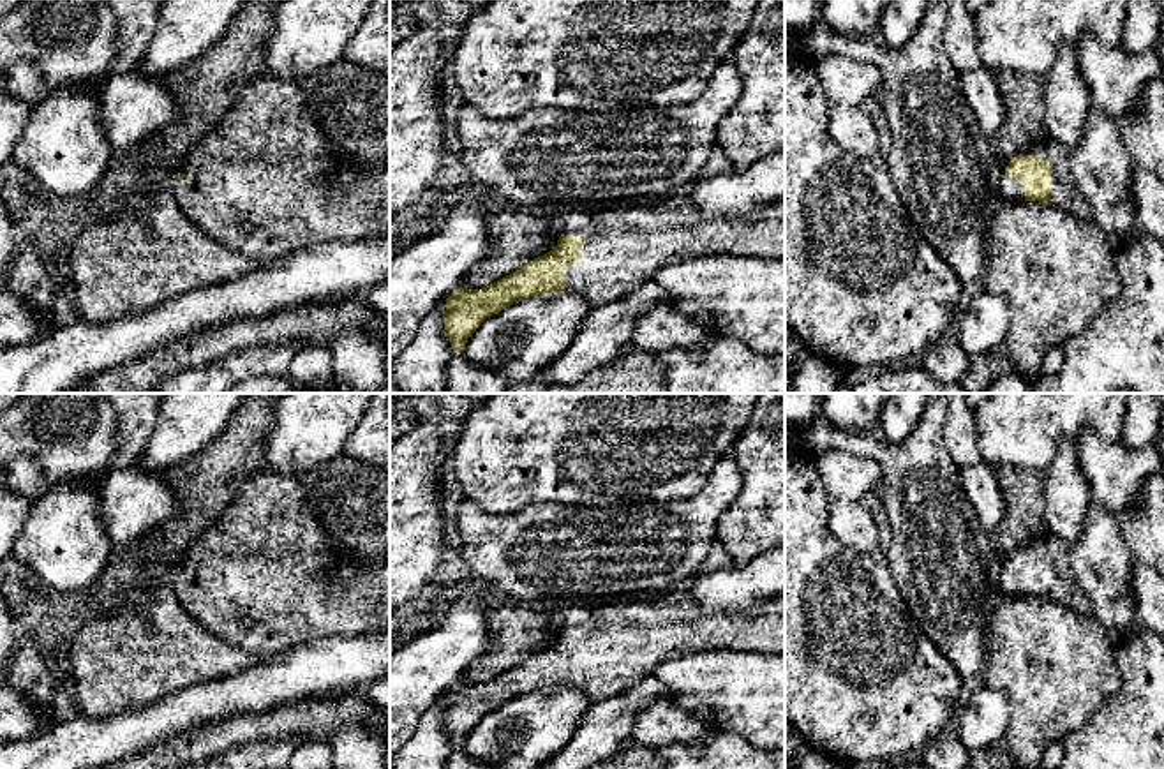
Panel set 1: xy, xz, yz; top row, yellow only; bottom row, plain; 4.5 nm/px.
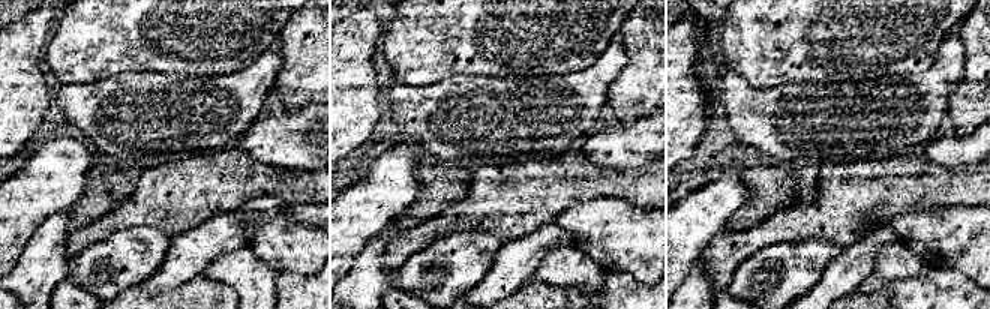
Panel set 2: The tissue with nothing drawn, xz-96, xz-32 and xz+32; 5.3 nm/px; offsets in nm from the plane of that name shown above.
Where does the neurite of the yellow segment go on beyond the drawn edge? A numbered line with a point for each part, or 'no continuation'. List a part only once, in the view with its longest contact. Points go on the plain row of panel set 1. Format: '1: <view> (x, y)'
1: xz (623, 642)

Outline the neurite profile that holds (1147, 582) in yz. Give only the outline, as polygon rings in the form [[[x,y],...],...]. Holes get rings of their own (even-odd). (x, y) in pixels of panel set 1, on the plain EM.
[[[1134,561],[1130,586],[1139,623],[1164,637],[1164,577],[1155,568]]]

